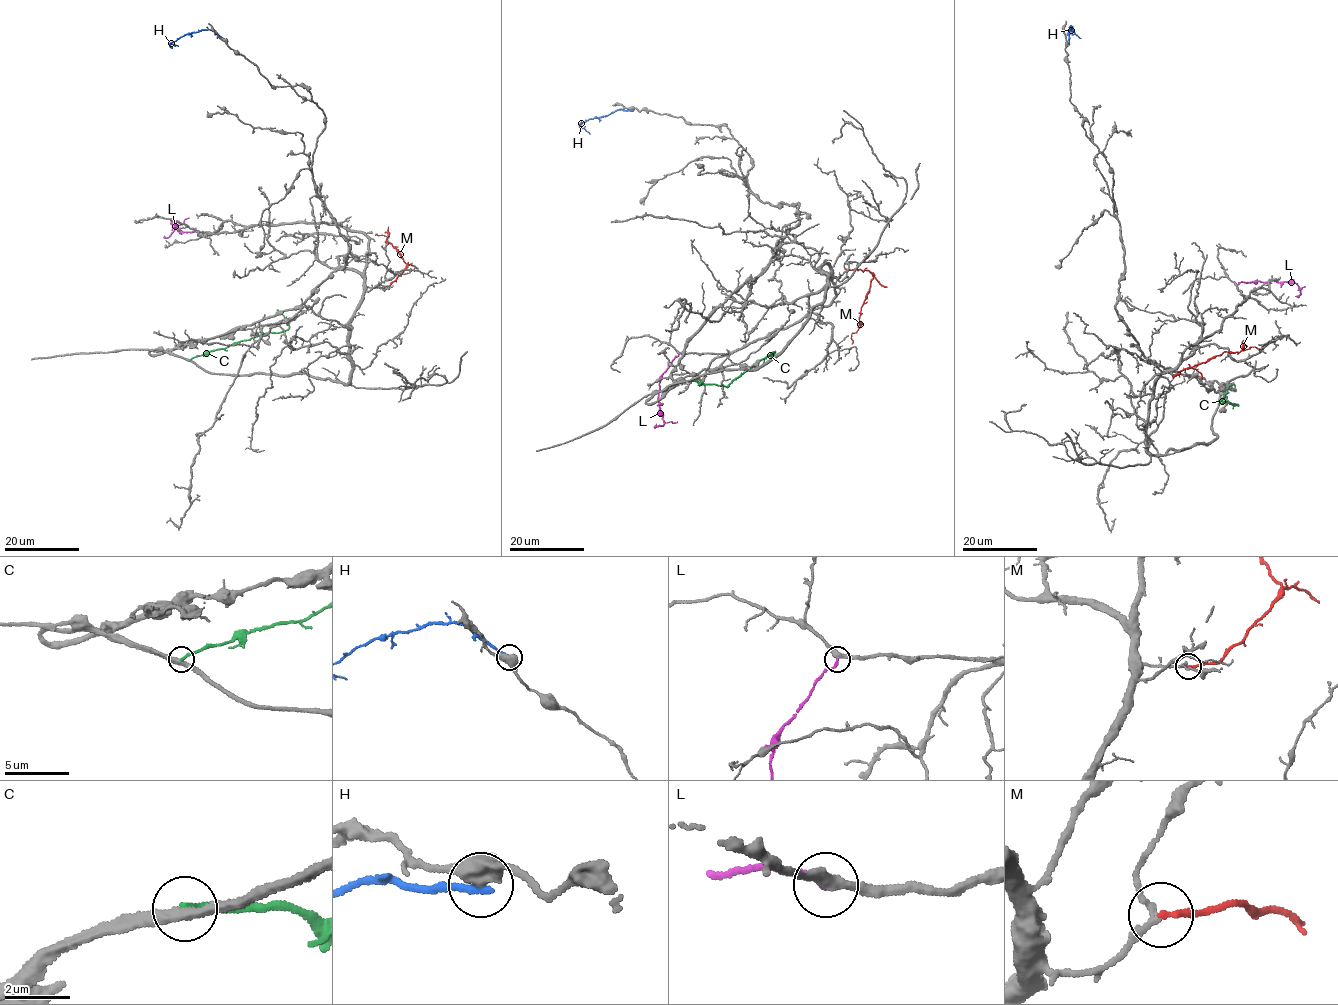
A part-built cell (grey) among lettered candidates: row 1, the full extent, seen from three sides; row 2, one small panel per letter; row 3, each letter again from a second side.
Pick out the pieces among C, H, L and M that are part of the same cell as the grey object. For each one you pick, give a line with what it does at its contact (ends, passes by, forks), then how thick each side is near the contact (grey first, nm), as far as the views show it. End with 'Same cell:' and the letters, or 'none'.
M: it ends | 190/190 nm
Same cell: M

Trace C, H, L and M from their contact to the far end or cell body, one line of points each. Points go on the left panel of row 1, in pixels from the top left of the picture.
C: (190, 359), (267, 332), (278, 333), (287, 329), (288, 322), (276, 309)
H: (224, 39), (211, 30), (199, 31), (186, 33), (169, 44), (178, 46)
L: (203, 233), (182, 232), (173, 226), (174, 221), (175, 230), (168, 237), (163, 235)
M: (379, 287), (390, 286), (407, 264), (391, 243), (387, 243), (387, 236), (375, 235)

